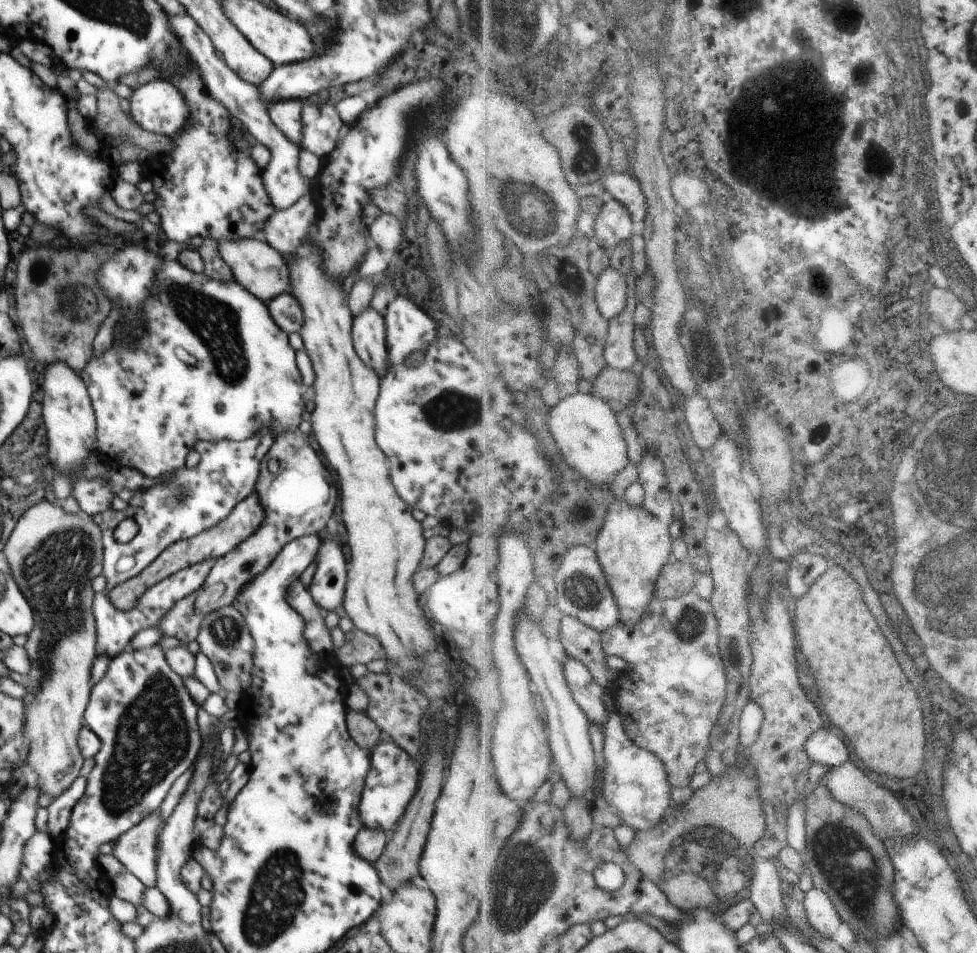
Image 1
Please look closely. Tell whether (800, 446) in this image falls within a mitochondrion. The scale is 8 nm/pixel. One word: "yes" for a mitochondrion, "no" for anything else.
no

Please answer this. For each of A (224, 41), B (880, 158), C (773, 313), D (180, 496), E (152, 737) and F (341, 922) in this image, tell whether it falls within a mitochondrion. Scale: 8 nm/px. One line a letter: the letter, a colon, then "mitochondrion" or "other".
A: other
B: mitochondrion
C: other
D: mitochondrion
E: mitochondrion
F: other

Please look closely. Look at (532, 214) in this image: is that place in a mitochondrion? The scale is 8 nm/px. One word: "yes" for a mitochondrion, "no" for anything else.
yes

